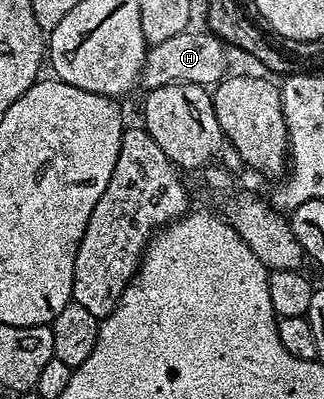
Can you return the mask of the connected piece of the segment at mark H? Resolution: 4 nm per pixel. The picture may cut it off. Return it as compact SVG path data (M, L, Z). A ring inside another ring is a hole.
M189 29L176 33L176 37L167 37L164 41L153 44L147 50L146 60L142 66L140 83L146 91L160 89L160 85L176 85L177 83L191 83L209 88L217 85L226 78L227 44L209 30L191 31Z

